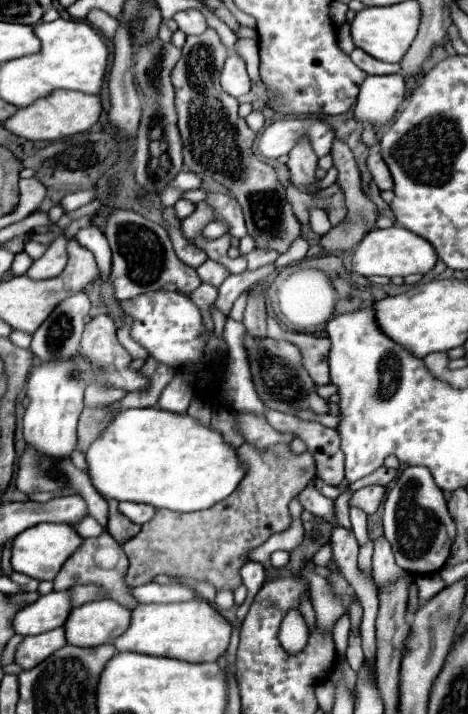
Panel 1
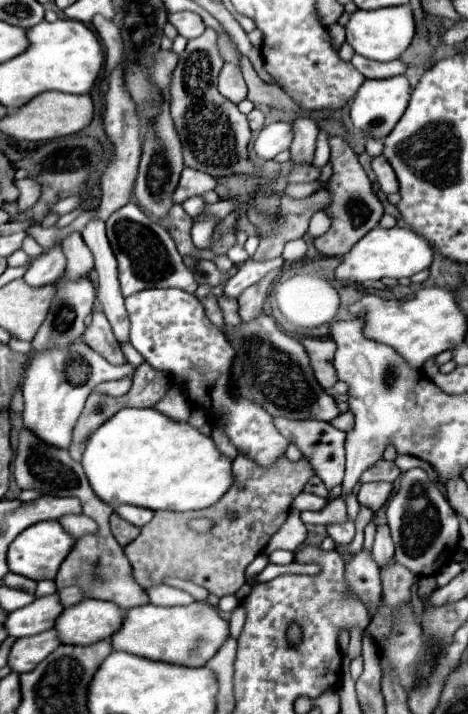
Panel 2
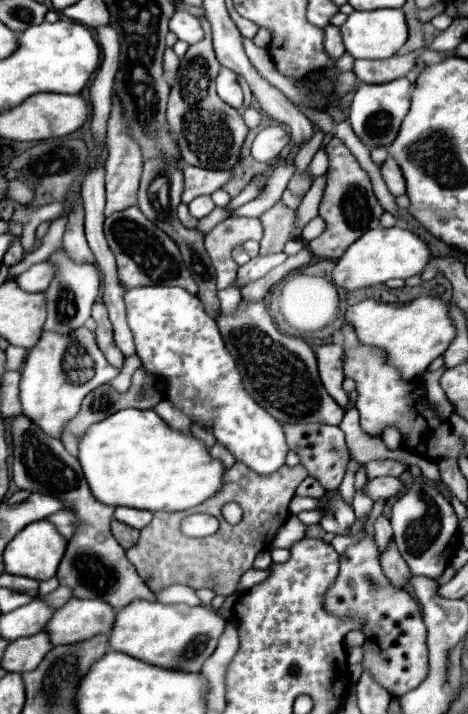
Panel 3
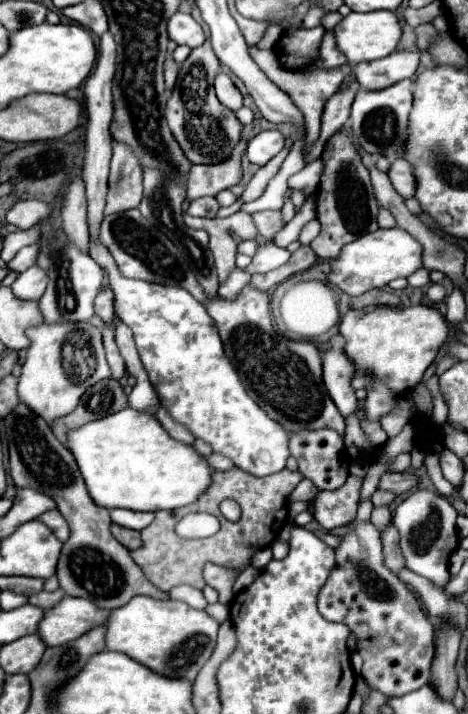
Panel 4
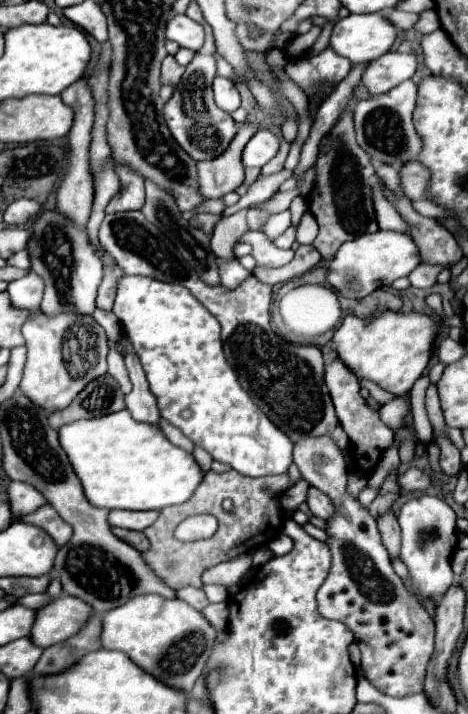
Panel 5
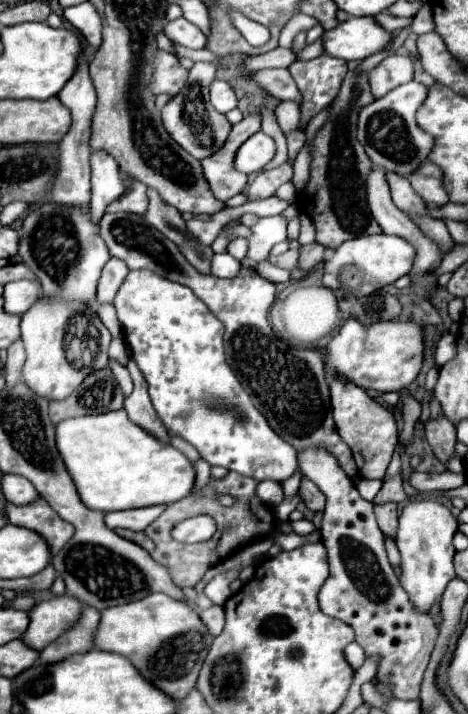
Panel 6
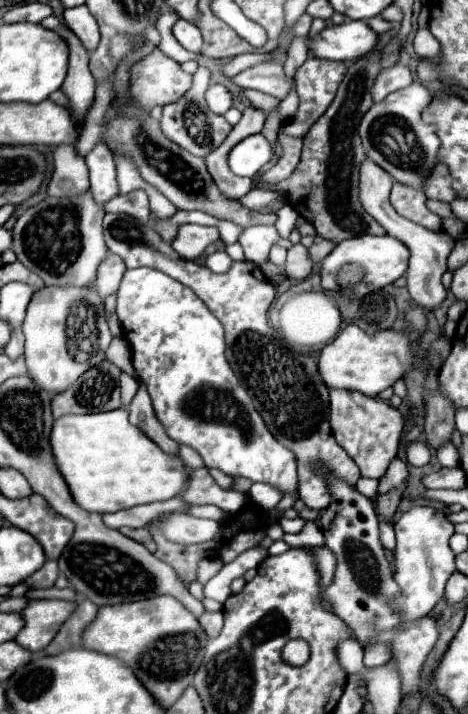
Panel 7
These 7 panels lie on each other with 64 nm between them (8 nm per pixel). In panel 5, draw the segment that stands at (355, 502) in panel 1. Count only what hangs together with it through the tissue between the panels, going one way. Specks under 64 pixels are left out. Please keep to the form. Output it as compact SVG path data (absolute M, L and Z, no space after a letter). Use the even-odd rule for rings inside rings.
M408 468L404 474L396 476L396 482L402 490L426 490L430 484L430 478L418 468Z

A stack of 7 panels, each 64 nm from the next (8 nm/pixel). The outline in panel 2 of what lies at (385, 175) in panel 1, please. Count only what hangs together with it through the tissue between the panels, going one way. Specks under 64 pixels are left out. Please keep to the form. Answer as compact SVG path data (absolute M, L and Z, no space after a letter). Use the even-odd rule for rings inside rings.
M376 156L372 158L372 170L378 178L378 184L382 188L384 194L394 194L398 190L398 180L396 180L396 174L392 170L392 166L388 164L388 160L384 156Z

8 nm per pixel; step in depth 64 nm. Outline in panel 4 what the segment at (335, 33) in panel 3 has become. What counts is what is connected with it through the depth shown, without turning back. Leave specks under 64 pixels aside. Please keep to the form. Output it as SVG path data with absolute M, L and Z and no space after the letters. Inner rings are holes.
M332 30L324 34L322 48L320 48L320 58L310 66L312 68L336 68L346 62L346 56L336 48L336 38L332 36Z

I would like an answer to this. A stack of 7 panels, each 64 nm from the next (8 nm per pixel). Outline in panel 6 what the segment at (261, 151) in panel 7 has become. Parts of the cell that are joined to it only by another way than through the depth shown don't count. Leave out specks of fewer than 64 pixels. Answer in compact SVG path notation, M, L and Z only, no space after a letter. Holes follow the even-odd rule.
M260 130L240 146L236 154L236 170L244 174L260 172L274 158L274 154L276 154L274 140Z

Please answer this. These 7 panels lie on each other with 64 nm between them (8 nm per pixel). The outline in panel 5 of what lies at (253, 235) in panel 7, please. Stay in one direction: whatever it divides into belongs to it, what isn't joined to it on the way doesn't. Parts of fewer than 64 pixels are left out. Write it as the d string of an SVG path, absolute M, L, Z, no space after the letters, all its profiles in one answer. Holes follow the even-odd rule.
M284 210L280 214L270 216L268 222L266 222L266 226L264 226L264 234L270 240L274 240L276 236L280 236L286 230L286 226L290 226L290 210Z

